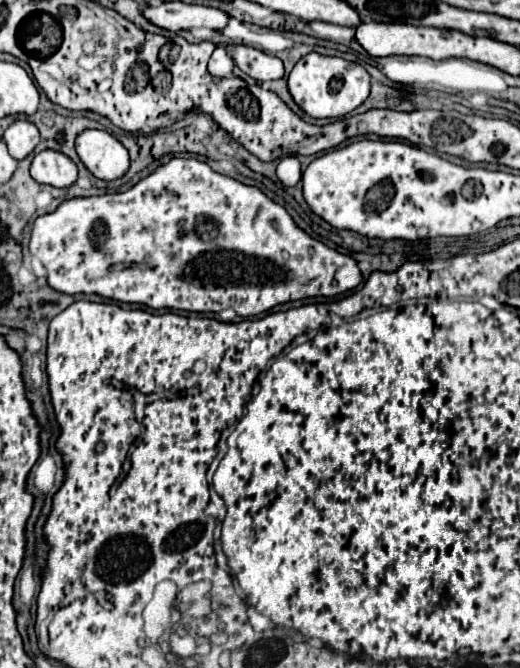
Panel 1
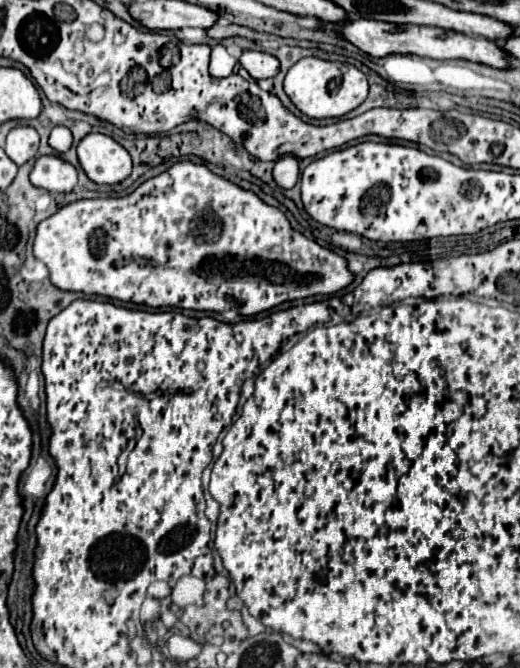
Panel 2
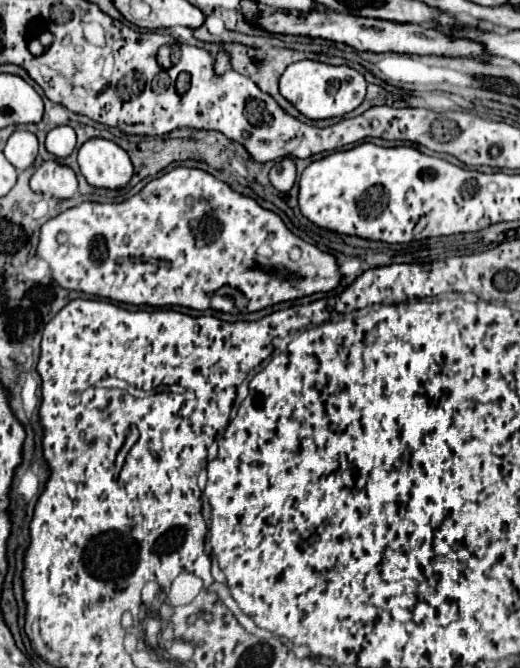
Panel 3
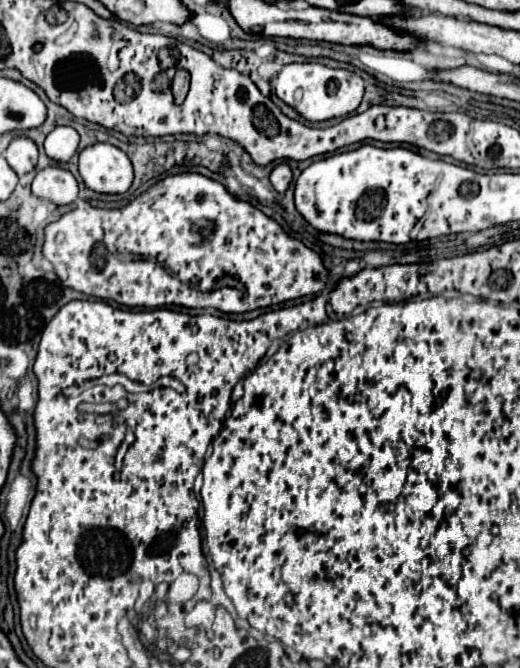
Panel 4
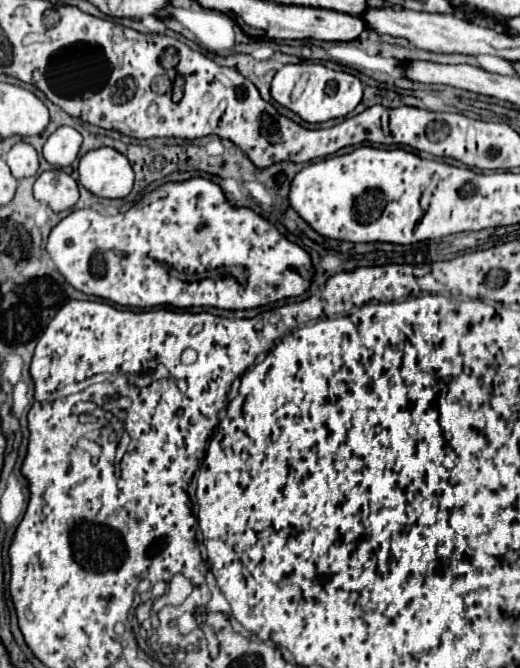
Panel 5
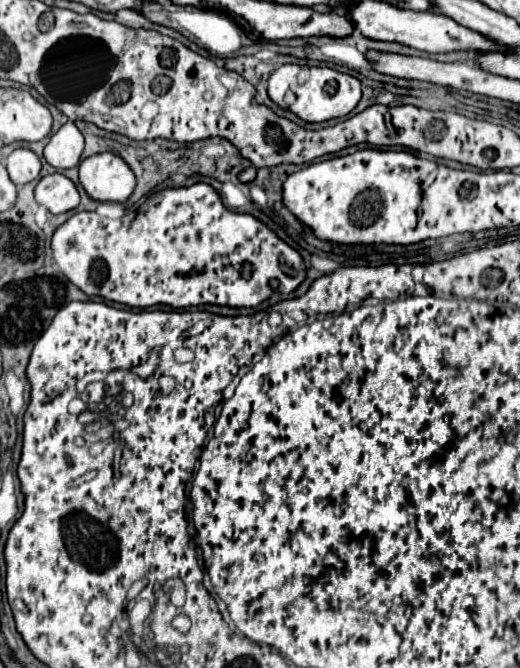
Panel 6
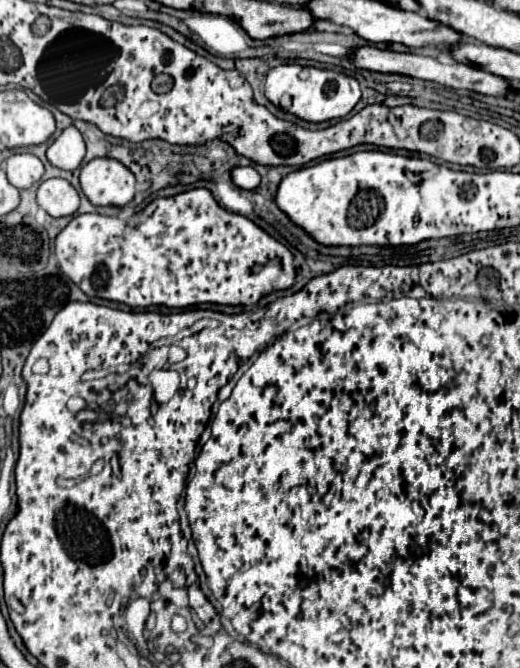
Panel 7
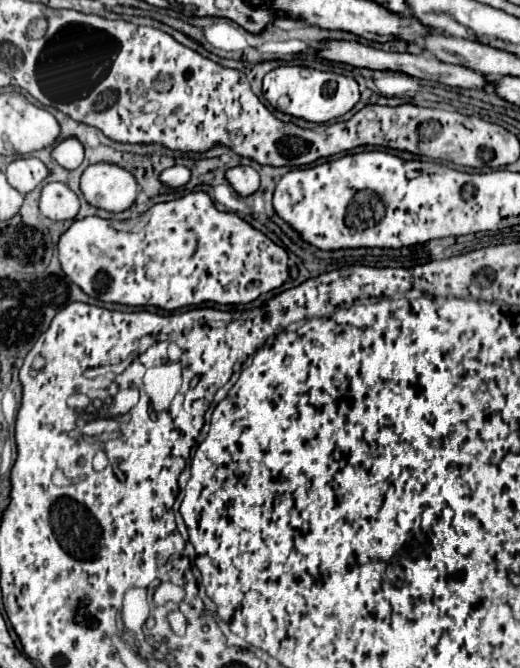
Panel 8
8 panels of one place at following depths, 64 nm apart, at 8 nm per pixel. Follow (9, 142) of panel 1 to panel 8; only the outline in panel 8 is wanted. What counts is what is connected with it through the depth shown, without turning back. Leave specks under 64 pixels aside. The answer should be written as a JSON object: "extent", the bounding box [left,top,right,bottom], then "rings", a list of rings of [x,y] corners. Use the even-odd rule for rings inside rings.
{"extent":[6,156,48,194],"rings":[[[18,156],[16,160],[12,160],[12,162],[8,164],[6,176],[8,176],[8,182],[10,182],[20,194],[26,194],[26,192],[34,190],[34,188],[48,176],[48,168],[46,168],[44,162],[40,162],[38,158]]]}

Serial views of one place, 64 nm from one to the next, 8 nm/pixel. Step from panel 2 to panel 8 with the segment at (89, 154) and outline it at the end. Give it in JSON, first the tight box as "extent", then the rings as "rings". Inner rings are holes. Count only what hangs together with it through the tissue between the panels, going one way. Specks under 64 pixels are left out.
{"extent":[80,162,138,212],"rings":[[[98,162],[84,170],[80,190],[92,206],[108,212],[122,212],[134,204],[138,184],[128,170],[116,164]]]}

